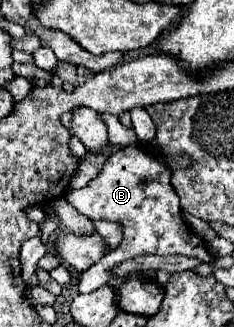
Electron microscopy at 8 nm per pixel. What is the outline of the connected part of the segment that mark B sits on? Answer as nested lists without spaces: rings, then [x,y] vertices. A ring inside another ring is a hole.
[[[126,146],[110,156],[102,172],[84,188],[68,190],[64,196],[80,214],[90,220],[108,220],[122,226],[122,242],[110,254],[100,258],[86,274],[80,276],[80,292],[94,292],[110,280],[110,266],[116,266],[128,258],[158,254],[182,254],[198,258],[204,264],[212,264],[214,258],[206,250],[206,242],[182,220],[182,210],[176,192],[170,186],[170,172],[156,158],[146,156],[138,146]],[[142,178],[154,178],[150,186],[142,186]]]

